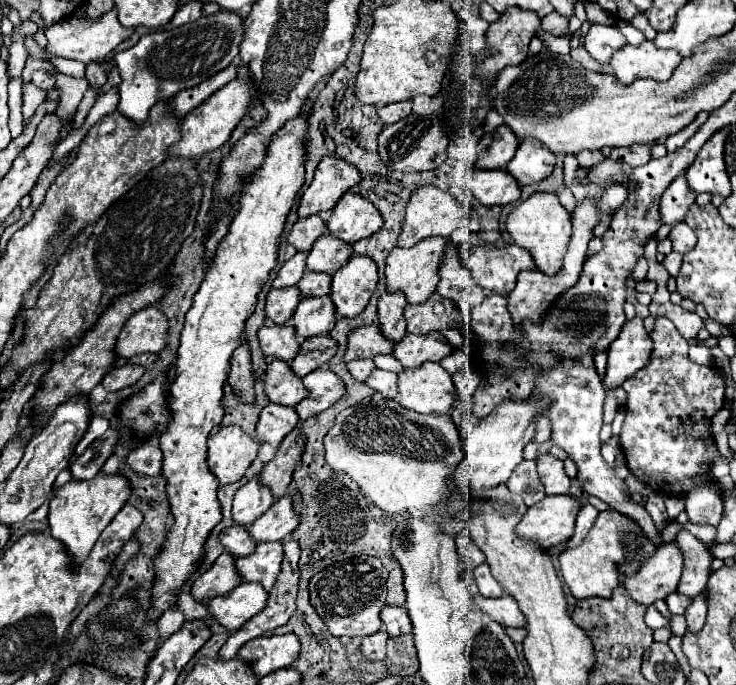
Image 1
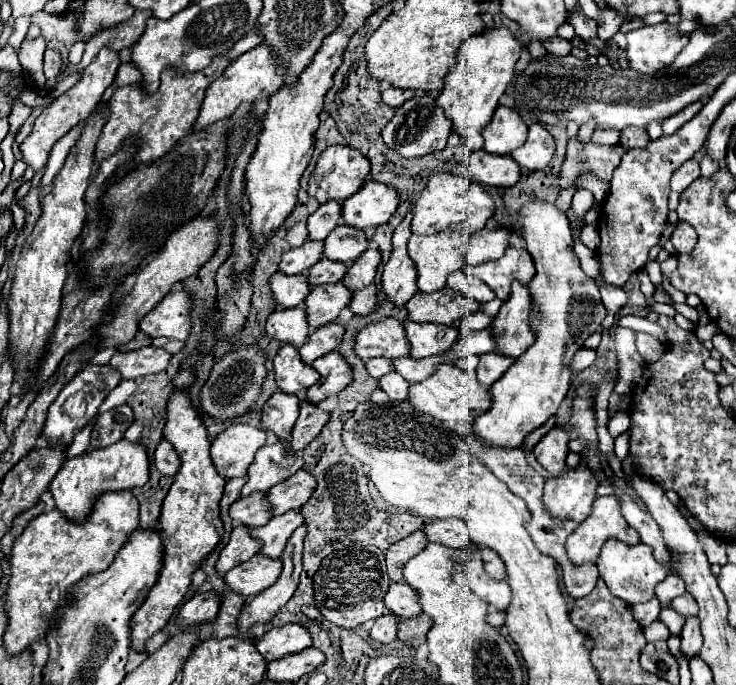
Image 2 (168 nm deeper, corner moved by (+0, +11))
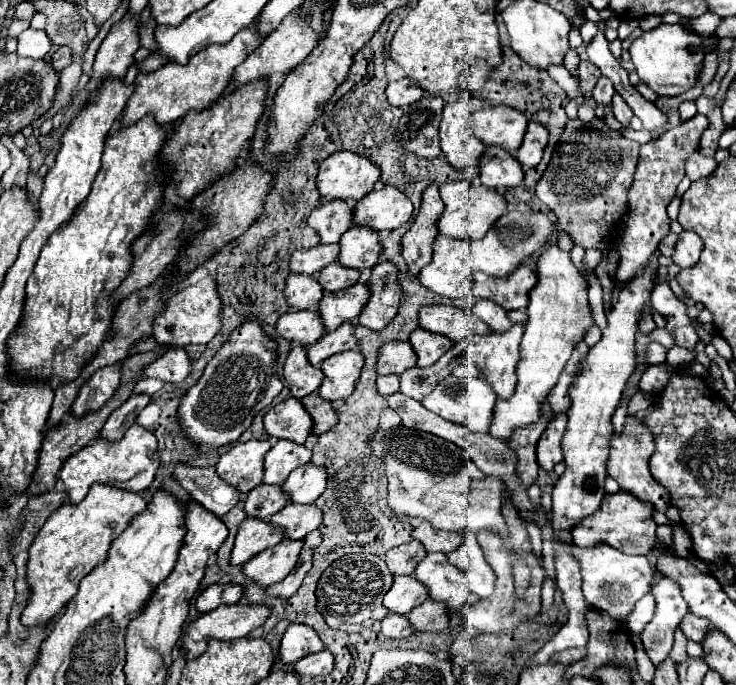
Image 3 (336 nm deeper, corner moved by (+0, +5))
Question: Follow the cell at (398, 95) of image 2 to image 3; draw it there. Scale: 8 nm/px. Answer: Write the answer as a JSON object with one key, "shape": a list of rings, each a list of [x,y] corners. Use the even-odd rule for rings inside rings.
{"shape":[[[410,78],[390,82],[386,88],[388,102],[392,106],[398,106],[398,108],[404,108],[404,106],[410,106],[412,102],[418,102],[422,98],[422,94],[424,94],[422,88],[414,82],[410,82]]]}

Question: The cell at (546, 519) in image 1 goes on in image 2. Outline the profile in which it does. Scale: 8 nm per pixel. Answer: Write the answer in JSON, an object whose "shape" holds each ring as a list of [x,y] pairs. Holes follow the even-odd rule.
{"shape":[[[582,460],[578,468],[566,472],[564,476],[550,478],[544,486],[542,500],[554,518],[582,522],[592,512],[596,488],[598,482]]]}

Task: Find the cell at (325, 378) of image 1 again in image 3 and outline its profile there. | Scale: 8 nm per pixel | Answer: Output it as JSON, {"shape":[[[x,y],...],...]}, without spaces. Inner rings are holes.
{"shape":[[[348,350],[326,358],[322,362],[322,372],[326,378],[318,390],[320,396],[330,402],[348,398],[356,388],[362,366],[364,358],[360,350]]]}

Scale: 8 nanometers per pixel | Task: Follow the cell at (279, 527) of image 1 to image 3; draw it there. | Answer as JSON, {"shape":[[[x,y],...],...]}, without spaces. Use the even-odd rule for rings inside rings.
{"shape":[[[308,462],[288,476],[288,480],[282,484],[282,490],[290,494],[292,502],[312,504],[324,492],[326,478],[326,468]]]}

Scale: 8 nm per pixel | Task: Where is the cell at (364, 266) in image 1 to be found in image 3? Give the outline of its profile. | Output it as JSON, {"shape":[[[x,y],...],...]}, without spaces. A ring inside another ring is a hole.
{"shape":[[[392,262],[376,264],[372,268],[368,286],[370,286],[372,296],[358,320],[362,326],[370,330],[382,330],[394,320],[402,302],[402,286],[398,284],[398,268]],[[386,276],[388,276],[388,286],[386,286]]]}

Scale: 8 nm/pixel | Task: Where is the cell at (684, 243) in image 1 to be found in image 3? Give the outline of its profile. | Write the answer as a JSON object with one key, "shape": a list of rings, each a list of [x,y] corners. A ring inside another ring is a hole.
{"shape":[[[684,230],[676,242],[676,250],[674,250],[674,264],[678,264],[680,268],[690,268],[698,262],[700,258],[700,252],[704,248],[704,242],[702,238],[696,234],[696,232],[690,232],[690,230]]]}

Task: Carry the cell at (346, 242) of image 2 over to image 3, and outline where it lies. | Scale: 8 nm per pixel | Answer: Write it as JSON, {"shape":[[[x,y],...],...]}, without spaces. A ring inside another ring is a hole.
{"shape":[[[352,226],[340,238],[338,262],[356,270],[374,268],[380,262],[380,252],[382,246],[376,230],[370,230],[368,226]]]}

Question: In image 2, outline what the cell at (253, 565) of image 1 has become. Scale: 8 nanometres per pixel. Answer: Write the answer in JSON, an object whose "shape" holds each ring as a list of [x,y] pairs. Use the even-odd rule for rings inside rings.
{"shape":[[[290,510],[282,516],[274,516],[270,518],[270,522],[266,526],[254,528],[250,530],[250,536],[254,536],[256,540],[262,542],[262,554],[270,556],[272,560],[278,560],[282,556],[282,550],[288,542],[288,538],[292,536],[292,532],[304,524],[302,516],[296,510]]]}

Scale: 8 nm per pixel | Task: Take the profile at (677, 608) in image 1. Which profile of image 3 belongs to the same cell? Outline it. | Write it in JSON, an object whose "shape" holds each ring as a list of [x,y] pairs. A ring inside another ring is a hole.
{"shape":[[[690,612],[684,616],[680,628],[682,628],[682,632],[684,632],[684,636],[686,636],[688,640],[694,640],[694,642],[698,642],[698,644],[702,644],[704,638],[706,638],[706,634],[710,632],[708,620],[698,618],[698,616],[690,614]]]}

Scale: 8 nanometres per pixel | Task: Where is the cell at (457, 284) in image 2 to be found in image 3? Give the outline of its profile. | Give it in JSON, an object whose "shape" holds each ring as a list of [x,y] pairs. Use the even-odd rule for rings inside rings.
{"shape":[[[476,298],[476,304],[474,304],[472,312],[480,320],[484,320],[492,330],[510,330],[510,326],[512,326],[512,322],[506,316],[506,310],[502,310],[496,302]]]}

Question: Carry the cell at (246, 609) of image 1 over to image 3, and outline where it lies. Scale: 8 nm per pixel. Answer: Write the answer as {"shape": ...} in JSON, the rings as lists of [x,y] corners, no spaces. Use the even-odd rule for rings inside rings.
{"shape":[[[284,538],[280,544],[250,558],[250,562],[244,564],[244,574],[260,586],[270,586],[278,580],[284,580],[296,566],[302,546],[304,540],[290,542],[290,538]]]}

